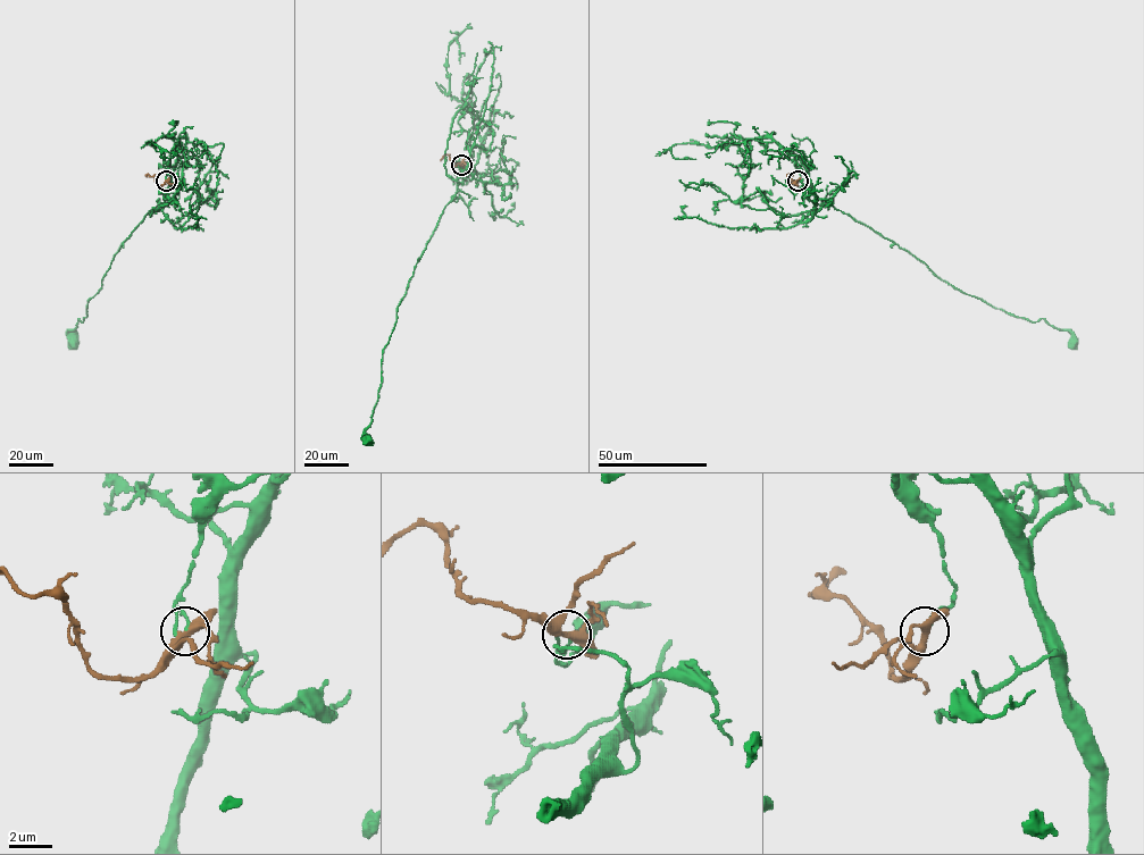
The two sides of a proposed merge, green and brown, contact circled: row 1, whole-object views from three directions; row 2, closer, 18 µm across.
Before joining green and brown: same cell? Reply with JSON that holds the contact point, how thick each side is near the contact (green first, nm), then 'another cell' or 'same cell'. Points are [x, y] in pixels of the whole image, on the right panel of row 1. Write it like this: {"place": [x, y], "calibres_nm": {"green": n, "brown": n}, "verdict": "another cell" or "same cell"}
{"place": [798, 181], "calibres_nm": {"green": 120, "brown": 280}, "verdict": "another cell"}

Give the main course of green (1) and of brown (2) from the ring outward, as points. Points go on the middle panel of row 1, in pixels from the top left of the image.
1: (461, 165), (470, 162), (470, 169), (444, 208), (398, 307), (365, 432), (368, 442)
2: (461, 165), (450, 160), (447, 154), (441, 160)

